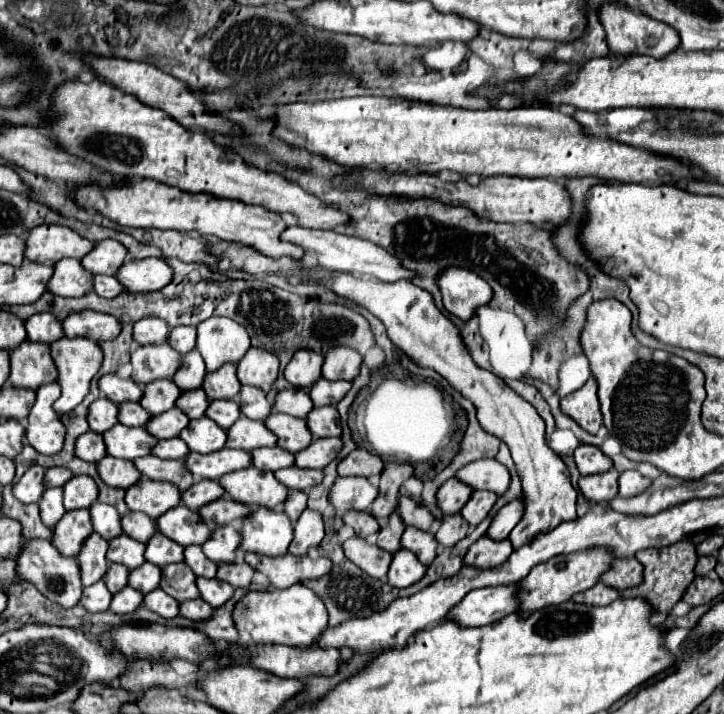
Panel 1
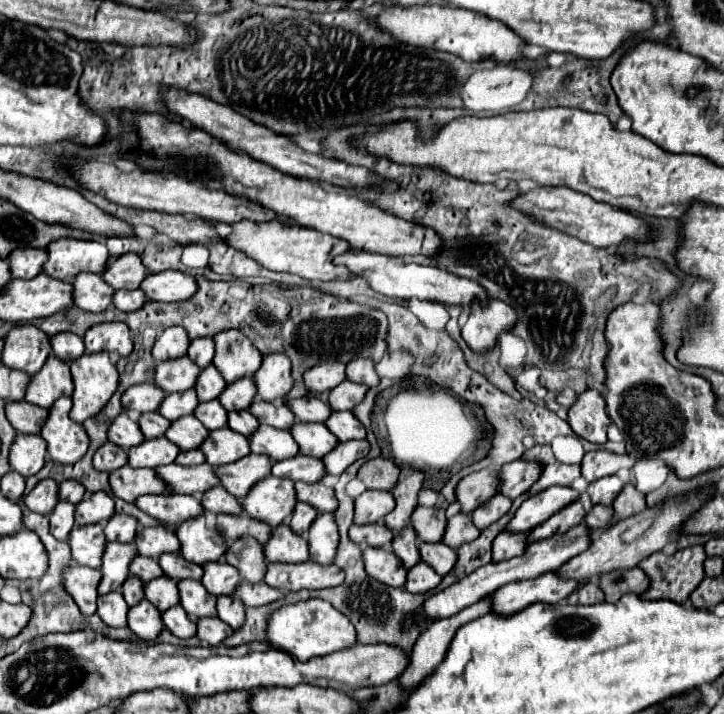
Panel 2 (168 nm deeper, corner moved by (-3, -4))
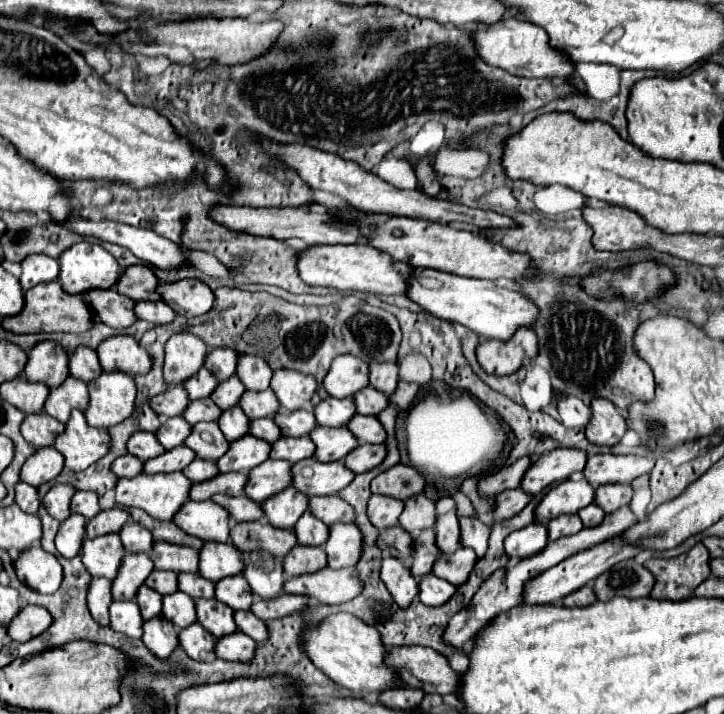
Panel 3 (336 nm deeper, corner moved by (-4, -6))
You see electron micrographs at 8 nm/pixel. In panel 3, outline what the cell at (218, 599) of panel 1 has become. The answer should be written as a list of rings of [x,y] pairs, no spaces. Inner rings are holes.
[[[236,611],[234,619],[238,621],[238,629],[252,637],[258,645],[268,641],[268,627],[264,621],[260,621],[252,611]]]

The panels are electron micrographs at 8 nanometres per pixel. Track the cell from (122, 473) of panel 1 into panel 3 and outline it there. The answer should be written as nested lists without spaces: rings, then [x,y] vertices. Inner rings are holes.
[[[142,473],[138,479],[118,481],[116,503],[122,507],[138,507],[160,521],[172,521],[180,507],[190,499],[190,487],[190,479],[182,473]]]

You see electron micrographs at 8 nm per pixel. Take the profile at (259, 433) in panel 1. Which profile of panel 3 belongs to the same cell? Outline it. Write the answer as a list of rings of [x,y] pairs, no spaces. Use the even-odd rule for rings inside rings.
[[[282,437],[272,443],[272,459],[286,459],[290,463],[298,463],[302,459],[314,457],[316,445],[310,437]]]

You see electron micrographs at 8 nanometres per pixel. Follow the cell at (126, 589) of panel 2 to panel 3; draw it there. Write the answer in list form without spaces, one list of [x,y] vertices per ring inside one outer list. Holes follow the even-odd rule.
[[[144,585],[142,591],[138,591],[138,599],[136,601],[138,601],[142,617],[146,621],[162,615],[162,595],[158,595],[154,589],[150,589],[150,587]]]

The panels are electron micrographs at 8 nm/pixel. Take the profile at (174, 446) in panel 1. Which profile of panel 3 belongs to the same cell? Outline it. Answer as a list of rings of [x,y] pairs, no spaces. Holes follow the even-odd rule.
[[[196,459],[194,463],[190,463],[190,467],[186,467],[186,471],[182,471],[192,483],[202,483],[212,479],[214,475],[218,475],[218,467],[214,465],[214,461],[204,461],[204,459]]]

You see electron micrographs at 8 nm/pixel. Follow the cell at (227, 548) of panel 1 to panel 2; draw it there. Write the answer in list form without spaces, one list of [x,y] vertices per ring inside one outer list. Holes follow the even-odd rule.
[[[241,537],[225,551],[225,561],[233,565],[243,579],[247,581],[263,581],[265,575],[265,555],[263,545],[253,541],[253,537]]]

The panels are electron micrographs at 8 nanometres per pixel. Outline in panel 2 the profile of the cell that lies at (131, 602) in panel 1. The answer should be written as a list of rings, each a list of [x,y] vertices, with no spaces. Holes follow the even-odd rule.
[[[143,599],[137,605],[129,607],[127,625],[143,641],[155,639],[159,635],[159,631],[163,629],[163,621],[161,621],[159,609],[155,609],[155,605],[149,603],[147,599]]]

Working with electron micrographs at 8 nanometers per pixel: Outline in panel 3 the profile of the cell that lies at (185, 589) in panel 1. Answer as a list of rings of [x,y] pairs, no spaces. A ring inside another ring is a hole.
[[[198,599],[196,611],[198,611],[198,623],[208,633],[212,633],[216,639],[238,631],[238,625],[234,621],[234,611],[230,607],[226,607],[222,601]]]

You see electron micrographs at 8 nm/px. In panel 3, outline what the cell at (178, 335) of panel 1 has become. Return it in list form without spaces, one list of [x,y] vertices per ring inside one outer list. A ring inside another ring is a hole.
[[[214,349],[206,357],[206,367],[208,371],[214,373],[218,381],[226,381],[236,373],[238,365],[238,351],[234,349]]]

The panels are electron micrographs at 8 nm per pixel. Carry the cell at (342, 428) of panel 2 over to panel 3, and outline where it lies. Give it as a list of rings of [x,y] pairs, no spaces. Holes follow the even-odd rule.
[[[356,415],[354,421],[348,423],[348,429],[354,431],[354,435],[358,435],[360,443],[384,443],[386,441],[386,431],[382,427],[382,423],[378,421],[378,417],[370,415]]]

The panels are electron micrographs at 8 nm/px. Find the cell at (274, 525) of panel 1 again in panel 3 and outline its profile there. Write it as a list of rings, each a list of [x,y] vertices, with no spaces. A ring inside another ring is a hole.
[[[294,547],[294,551],[284,559],[286,577],[298,577],[306,573],[320,571],[328,565],[328,555],[322,547]]]

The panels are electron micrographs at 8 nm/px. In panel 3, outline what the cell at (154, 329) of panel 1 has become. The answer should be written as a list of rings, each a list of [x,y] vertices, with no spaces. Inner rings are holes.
[[[190,333],[172,335],[166,343],[166,361],[164,361],[164,381],[168,385],[180,385],[204,365],[208,355],[208,345]]]

